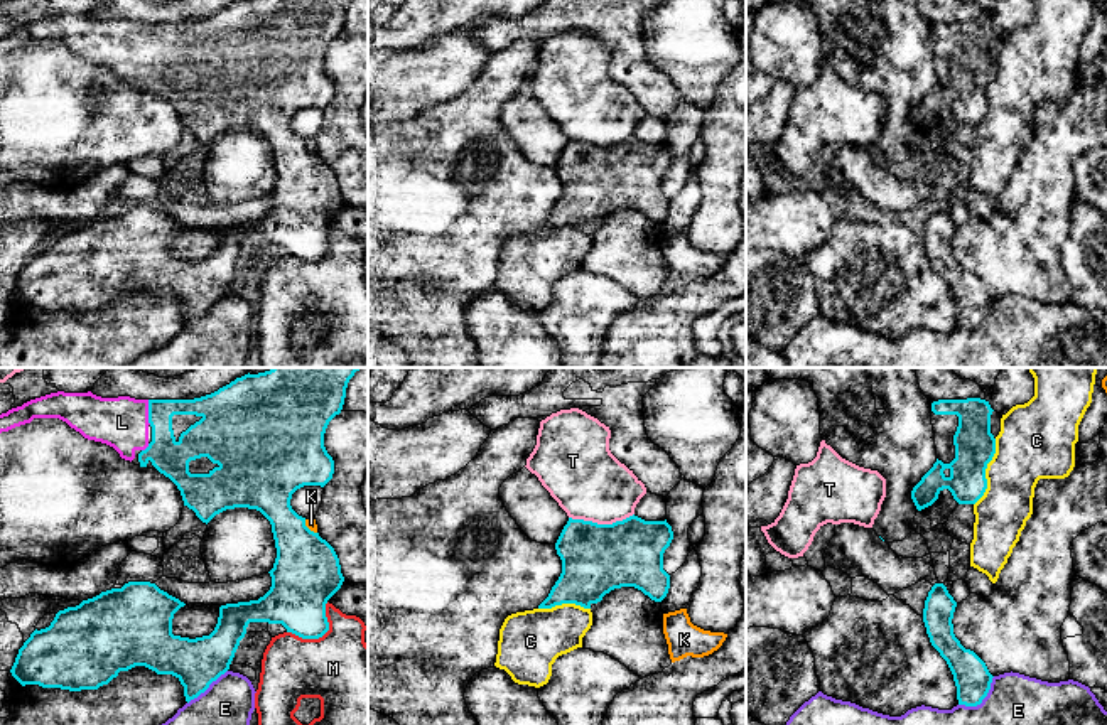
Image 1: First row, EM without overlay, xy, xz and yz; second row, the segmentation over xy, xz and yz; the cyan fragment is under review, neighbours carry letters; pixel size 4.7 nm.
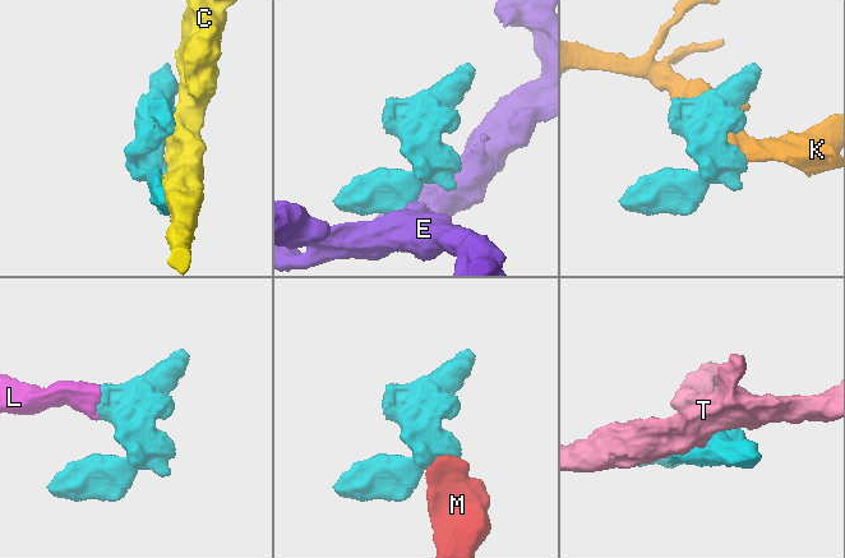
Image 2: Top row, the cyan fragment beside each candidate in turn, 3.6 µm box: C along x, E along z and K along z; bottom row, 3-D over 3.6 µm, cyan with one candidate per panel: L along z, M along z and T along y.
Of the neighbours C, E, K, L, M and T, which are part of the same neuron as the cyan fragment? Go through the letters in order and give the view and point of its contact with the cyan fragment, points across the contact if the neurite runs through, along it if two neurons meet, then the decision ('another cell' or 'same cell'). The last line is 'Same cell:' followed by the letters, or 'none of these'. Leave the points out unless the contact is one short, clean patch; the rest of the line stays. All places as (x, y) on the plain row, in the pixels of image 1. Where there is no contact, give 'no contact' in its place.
C: meets cyan in yz at (984, 95); another cell
E: meets cyan in yz at (982, 321); border along yz (994, 299), (988, 317), (979, 326), (959, 327); another cell
K: meets cyan in xy at (307, 150); another cell
L: meets cyan in xy at (149, 34); same cell
M: meets cyan in xy at (321, 258); another cell
T: meets cyan in xz at (601, 147); another cell
Same cell: L

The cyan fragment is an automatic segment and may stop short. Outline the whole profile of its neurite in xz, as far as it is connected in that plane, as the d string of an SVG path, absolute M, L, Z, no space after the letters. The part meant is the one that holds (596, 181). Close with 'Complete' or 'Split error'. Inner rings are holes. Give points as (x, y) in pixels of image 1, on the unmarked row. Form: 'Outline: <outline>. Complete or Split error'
Outline: M633 137L613 147L597 147L569 140L555 165L562 196L538 231L562 226L591 231L621 209L634 209L662 224L670 211L663 175L672 162L667 142L645 143Z. Complete

